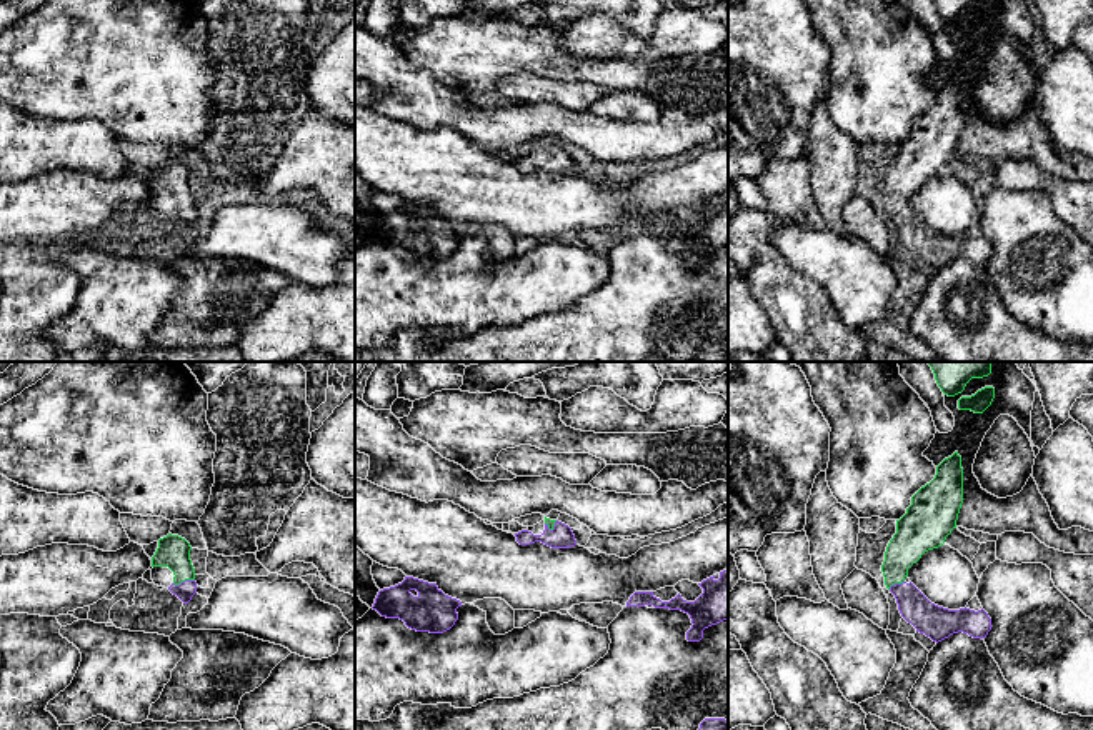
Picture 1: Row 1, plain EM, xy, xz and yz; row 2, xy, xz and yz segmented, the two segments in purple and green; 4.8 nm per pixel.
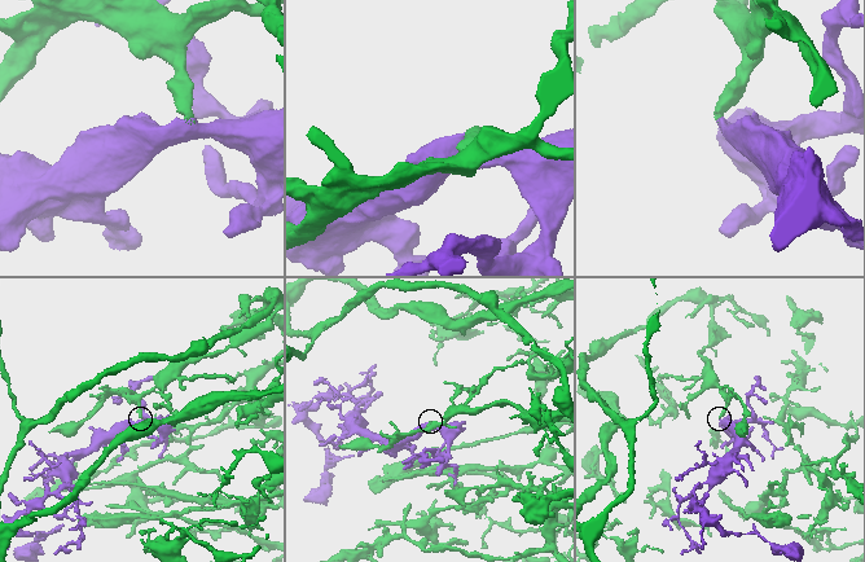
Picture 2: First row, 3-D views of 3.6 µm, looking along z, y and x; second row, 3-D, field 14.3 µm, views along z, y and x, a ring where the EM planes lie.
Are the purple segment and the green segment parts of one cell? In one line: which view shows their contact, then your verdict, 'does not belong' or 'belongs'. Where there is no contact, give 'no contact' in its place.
xy | belongs

